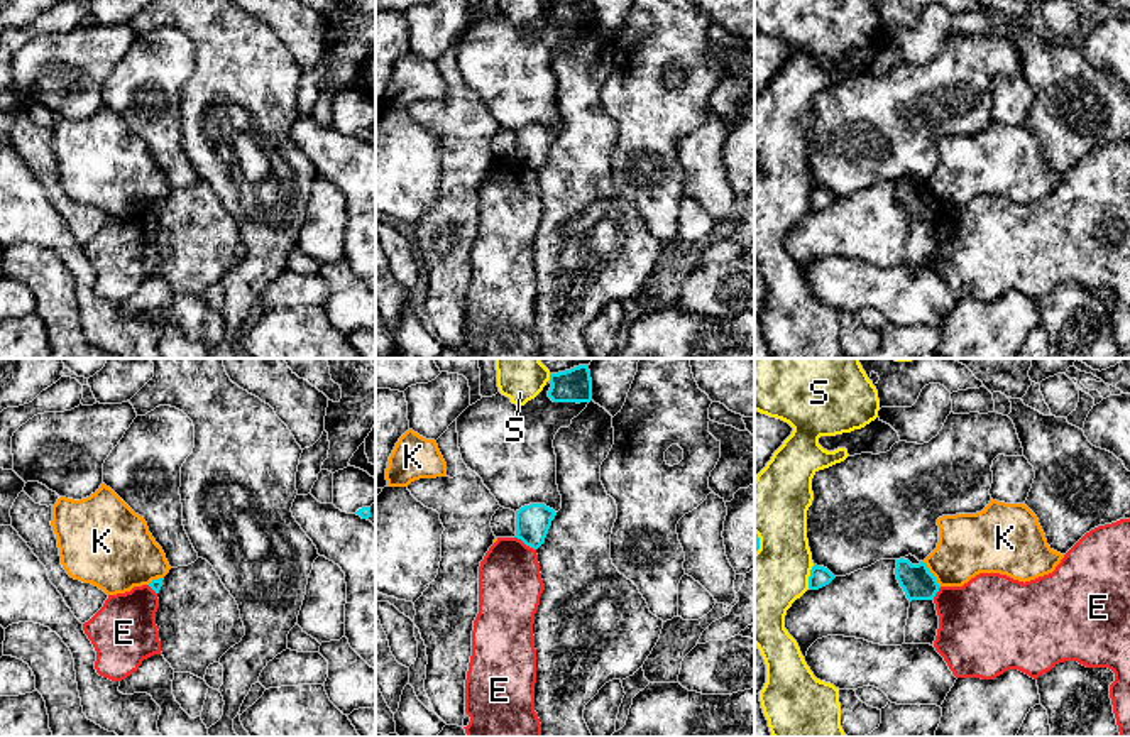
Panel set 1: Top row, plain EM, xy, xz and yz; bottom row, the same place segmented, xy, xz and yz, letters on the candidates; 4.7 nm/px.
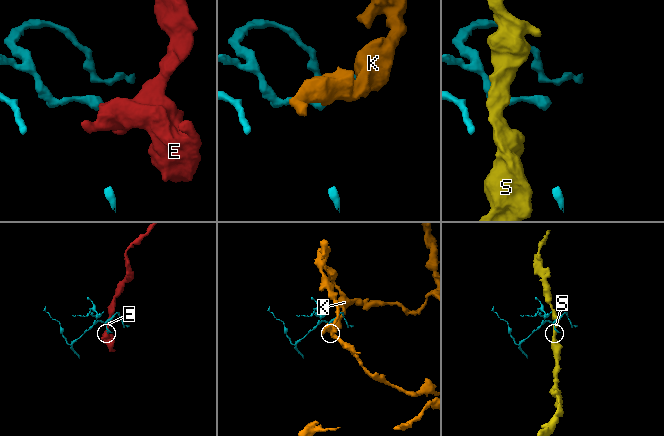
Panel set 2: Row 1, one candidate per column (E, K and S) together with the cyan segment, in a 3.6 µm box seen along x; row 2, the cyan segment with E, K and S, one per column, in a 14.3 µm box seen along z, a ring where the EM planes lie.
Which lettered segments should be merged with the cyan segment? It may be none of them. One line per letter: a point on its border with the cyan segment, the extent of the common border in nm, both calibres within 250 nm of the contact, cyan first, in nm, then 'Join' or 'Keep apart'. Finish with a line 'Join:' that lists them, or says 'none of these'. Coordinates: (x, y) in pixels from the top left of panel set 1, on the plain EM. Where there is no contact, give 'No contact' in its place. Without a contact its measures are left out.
E: Touches cyan at xz (525, 164). Shared border 120 nm. Thickness 160 nm (cyan) against 300 nm. Keep apart
K: Touches cyan at yz (931, 195). Shared border 150 nm. Thickness 160 nm (cyan) against 280 nm. Keep apart
S: Touches cyan at yz (809, 198). Shared border 120 nm. Thickness 100 nm (cyan) against 340 nm. Keep apart
Join: none of these

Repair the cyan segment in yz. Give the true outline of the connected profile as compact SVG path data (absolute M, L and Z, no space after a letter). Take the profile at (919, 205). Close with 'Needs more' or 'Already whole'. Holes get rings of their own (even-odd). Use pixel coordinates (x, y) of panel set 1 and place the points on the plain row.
M900 179L897 181L895 196L910 223L934 221L941 210L924 183L912 186L908 181Z. Already whole

